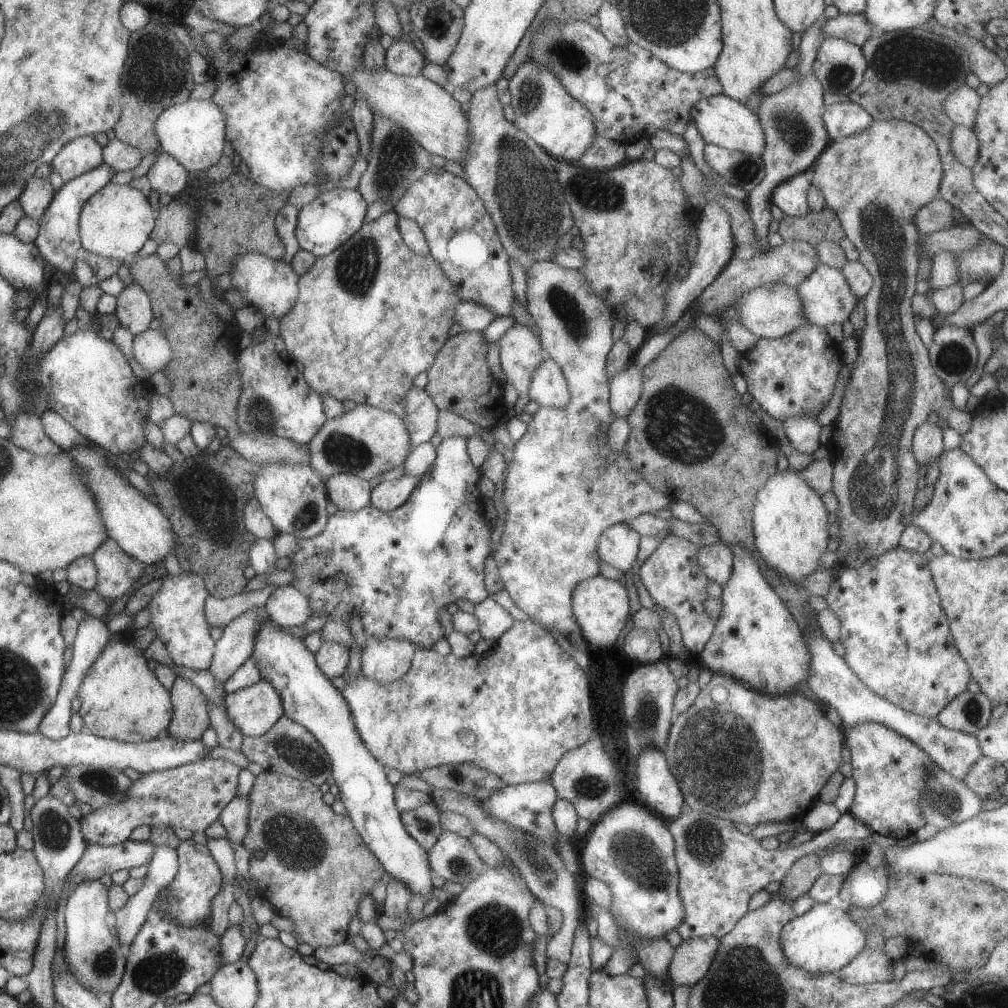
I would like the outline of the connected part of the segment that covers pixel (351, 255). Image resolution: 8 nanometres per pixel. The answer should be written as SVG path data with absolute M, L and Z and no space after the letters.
M392 210L384 213L376 220L368 222L368 224L363 224L362 228L348 238L340 248L333 250L326 256L316 257L312 268L306 274L299 275L298 292L299 295L294 308L284 318L279 320L279 335L284 340L286 348L295 362L300 362L300 364L304 365L303 375L310 388L316 390L320 396L331 396L340 402L353 400L356 404L366 404L366 406L373 406L393 412L405 421L406 402L404 402L404 398L406 398L408 390L412 388L414 378L420 373L428 372L434 366L436 354L446 344L446 341L449 339L449 330L455 323L454 310L462 302L462 298L458 296L454 284L444 274L444 270L440 268L440 264L436 262L434 257L418 256L418 254L414 254L406 246L402 238L402 233L398 228L398 215Z

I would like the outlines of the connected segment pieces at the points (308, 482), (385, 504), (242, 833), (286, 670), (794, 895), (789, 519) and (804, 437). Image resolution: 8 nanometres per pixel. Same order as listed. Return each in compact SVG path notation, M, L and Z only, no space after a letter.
M269 462L268 464L262 465L262 470L260 474L256 474L254 476L254 488L255 488L255 498L260 502L262 510L264 514L272 520L272 524L274 524L274 528L276 528L277 532L280 534L293 534L298 541L302 539L311 539L314 536L318 536L318 534L322 534L324 532L324 528L326 528L326 523L328 522L328 512L326 511L326 506L328 506L329 496L327 493L326 483L323 476L320 476L314 468L312 468L311 463L308 464L282 464L282 462Z
M419 476L402 477L383 481L371 490L371 504L383 511L391 511L403 505L418 484Z
M235 796L222 810L220 822L226 829L227 836L232 842L243 844L248 834L249 796Z
M268 618L256 634L252 657L257 661L262 680L270 682L280 694L284 715L314 734L329 754L333 772L331 782L339 787L341 800L354 828L378 858L386 874L402 882L408 892L420 894L425 901L432 899L432 878L435 875L430 868L428 852L408 834L401 820L394 796L395 786L386 778L388 768L380 764L362 742L348 702L318 668L315 654L307 649L303 640L280 631L278 624Z
M819 852L810 853L794 862L792 868L785 874L784 880L781 881L782 892L786 898L794 901L812 888L814 881L822 874L820 857Z
M788 467L766 482L756 494L753 510L755 543L762 560L776 574L790 578L796 584L804 584L808 576L821 570L821 557L828 547L828 513L819 494Z
M796 416L796 418L788 418L783 422L786 436L790 440L790 444L801 453L813 454L820 448L820 424L816 422L817 416Z

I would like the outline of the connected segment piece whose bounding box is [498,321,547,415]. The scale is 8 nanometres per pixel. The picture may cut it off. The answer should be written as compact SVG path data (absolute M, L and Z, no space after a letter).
M518 321L499 339L498 344L505 380L517 389L519 396L514 406L518 415L531 401L529 390L532 376L547 356L537 334Z

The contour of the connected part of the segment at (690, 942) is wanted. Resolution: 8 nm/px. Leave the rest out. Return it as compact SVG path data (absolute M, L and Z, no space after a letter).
M714 936L683 940L676 947L669 966L674 986L691 987L702 980L710 970L718 948L720 948L720 939Z

